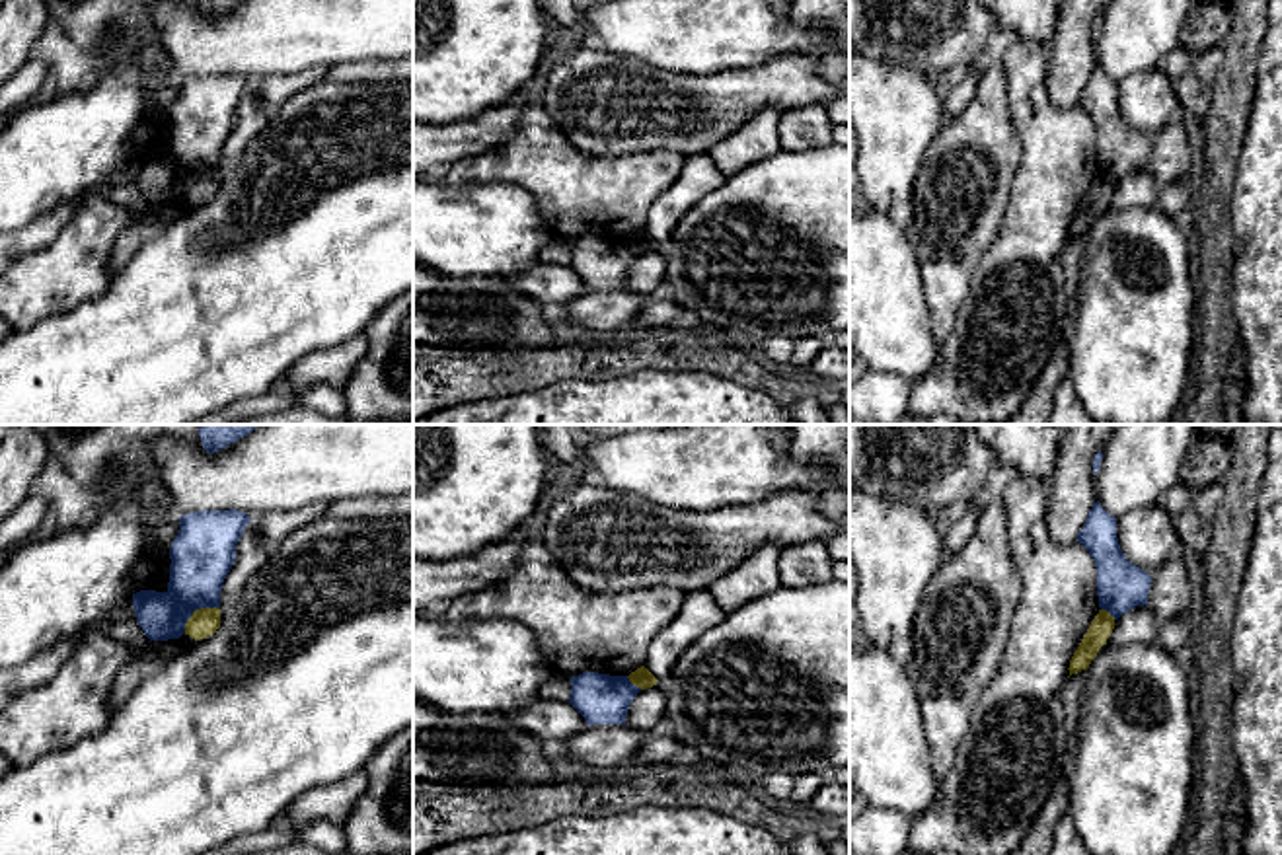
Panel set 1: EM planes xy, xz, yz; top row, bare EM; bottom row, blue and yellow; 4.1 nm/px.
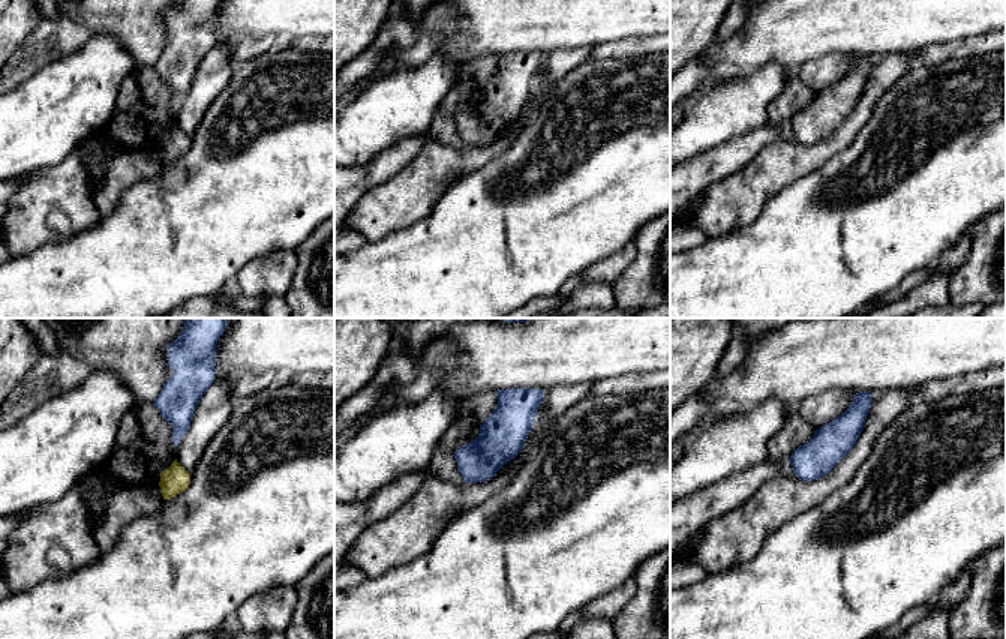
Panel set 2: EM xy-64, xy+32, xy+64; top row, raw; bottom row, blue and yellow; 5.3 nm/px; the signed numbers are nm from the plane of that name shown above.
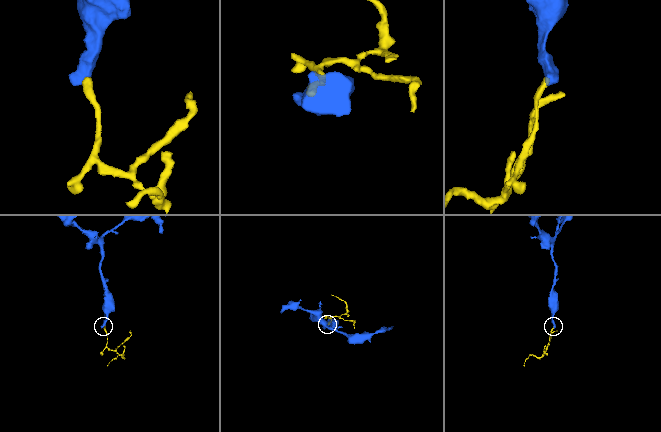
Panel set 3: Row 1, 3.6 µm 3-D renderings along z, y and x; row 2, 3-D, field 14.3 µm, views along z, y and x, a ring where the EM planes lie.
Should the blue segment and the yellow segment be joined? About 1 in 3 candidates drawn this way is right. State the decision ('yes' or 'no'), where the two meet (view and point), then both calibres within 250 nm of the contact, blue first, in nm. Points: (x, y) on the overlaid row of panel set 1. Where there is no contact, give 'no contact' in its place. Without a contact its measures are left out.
no | xy (195, 608) | 260/120 nm

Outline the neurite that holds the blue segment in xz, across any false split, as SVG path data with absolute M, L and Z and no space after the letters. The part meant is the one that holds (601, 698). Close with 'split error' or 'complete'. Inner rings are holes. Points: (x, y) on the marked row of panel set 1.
M583 672L571 678L569 703L592 725L625 725L627 709L641 688L627 676Z; complete

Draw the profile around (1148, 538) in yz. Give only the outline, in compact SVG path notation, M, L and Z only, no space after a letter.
M1159 502L1116 520L1116 538L1124 557L1150 576L1179 553L1175 520Z

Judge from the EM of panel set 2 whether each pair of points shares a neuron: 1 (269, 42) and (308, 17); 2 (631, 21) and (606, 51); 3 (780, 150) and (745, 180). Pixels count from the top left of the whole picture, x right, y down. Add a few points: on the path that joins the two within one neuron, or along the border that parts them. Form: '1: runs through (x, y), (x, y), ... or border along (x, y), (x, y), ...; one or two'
1: border along (281, 39), (263, 35), (246, 36), (242, 41); two
2: border along (649, 35), (625, 36), (594, 47); two
3: runs through (771, 159), (754, 176); one

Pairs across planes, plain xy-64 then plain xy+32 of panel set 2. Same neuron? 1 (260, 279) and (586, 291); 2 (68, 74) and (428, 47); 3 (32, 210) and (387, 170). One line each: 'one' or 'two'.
1: two
2: two
3: two

